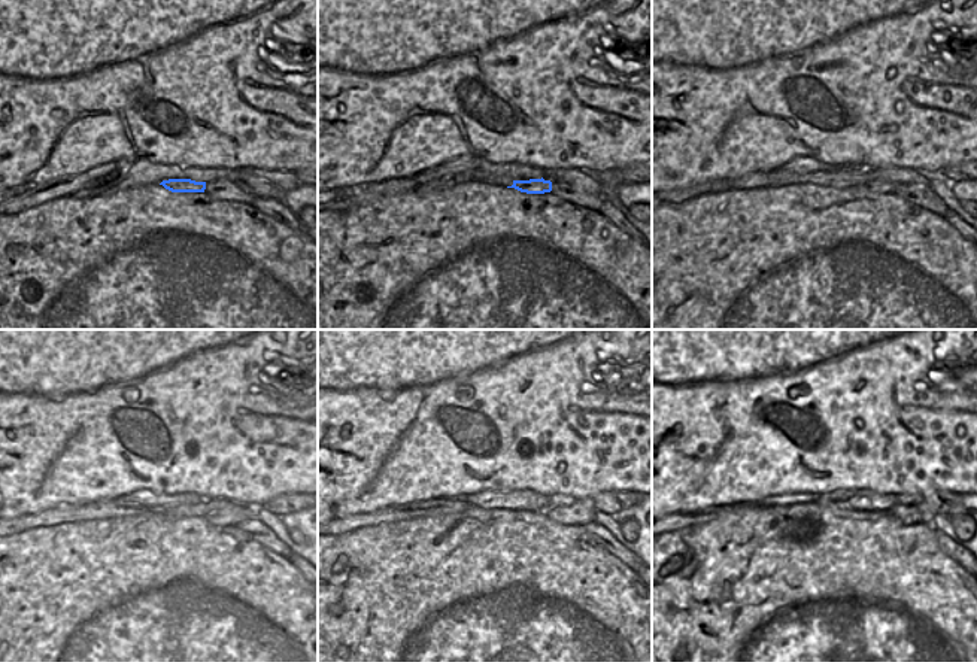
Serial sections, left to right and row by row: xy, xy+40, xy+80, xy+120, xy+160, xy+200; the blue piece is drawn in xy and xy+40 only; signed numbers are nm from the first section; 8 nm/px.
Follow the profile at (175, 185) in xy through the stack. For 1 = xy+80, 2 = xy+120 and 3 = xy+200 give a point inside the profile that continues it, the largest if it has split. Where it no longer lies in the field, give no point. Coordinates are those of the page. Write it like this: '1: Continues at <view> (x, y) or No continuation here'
1: Continues at xy+80 (876, 185)
2: Continues at xy+120 (236, 513)
3: Continues at xy+200 (915, 513).

